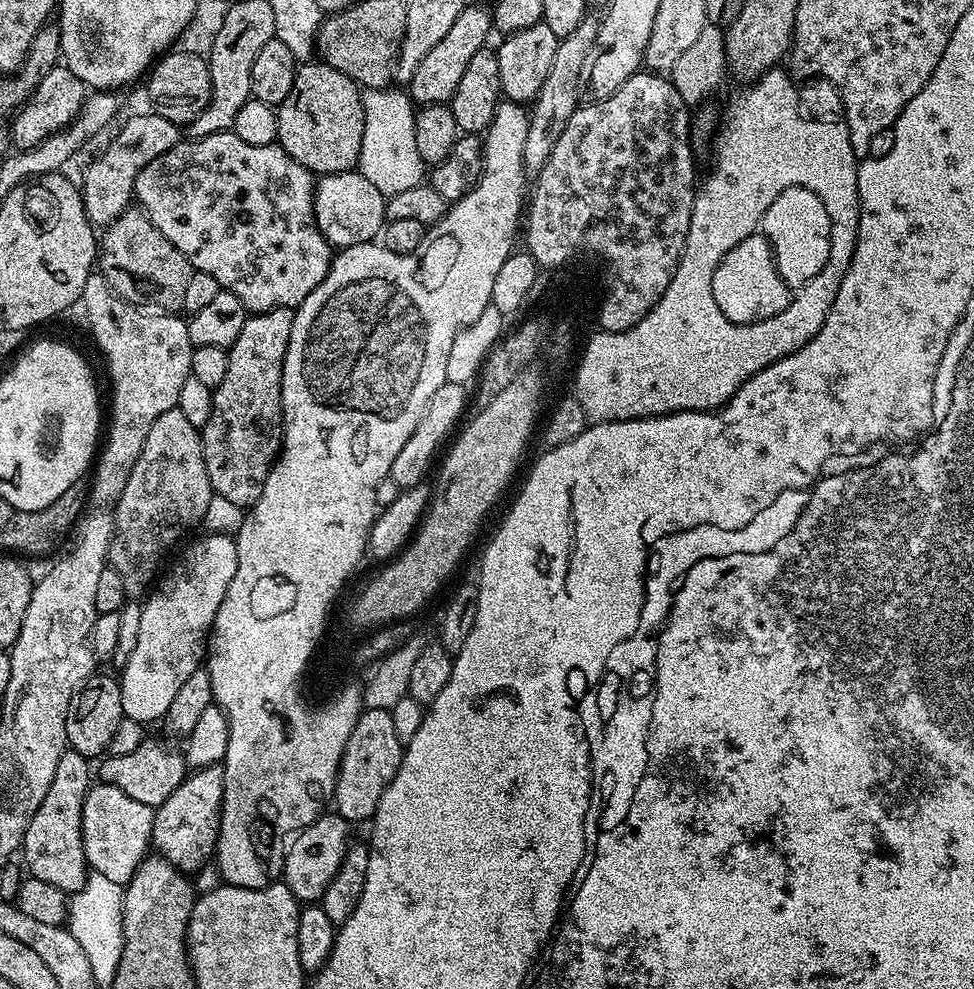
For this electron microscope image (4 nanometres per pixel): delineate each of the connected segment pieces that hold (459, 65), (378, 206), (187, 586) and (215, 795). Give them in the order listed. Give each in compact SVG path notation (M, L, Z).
M476 2L469 3L462 14L458 14L454 26L450 26L446 38L442 38L442 42L438 42L438 46L434 46L434 50L430 50L430 54L426 54L422 62L418 62L418 68L406 82L408 96L420 106L448 104L454 90L458 90L458 82L462 79L470 58L474 58L474 54L478 54L478 50L489 43L488 31L491 33L493 28L491 11L487 7L479 8Z
M359 170L335 172L332 176L320 176L314 198L316 225L333 249L370 244L381 235L386 223L385 203L386 196L369 179L364 178Z
M216 532L213 536L204 536L201 540L194 541L181 554L180 561L169 570L168 577L164 581L161 579L147 593L142 604L142 623L138 625L138 643L134 646L134 654L130 654L130 662L126 662L118 676L122 710L127 719L136 720L145 726L151 725L151 720L163 721L166 710L170 710L170 702L178 695L182 682L186 682L186 678L190 678L190 674L194 674L194 670L201 667L206 654L208 634L212 631L218 606L222 606L222 598L226 598L226 590L230 590L230 578L234 578L234 570L238 570L236 541L231 535L223 536Z
M219 764L189 771L183 782L156 807L151 847L155 855L185 874L195 874L213 859L220 833L224 769Z

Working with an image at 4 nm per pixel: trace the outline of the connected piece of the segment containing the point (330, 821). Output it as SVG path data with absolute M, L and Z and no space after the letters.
M322 814L310 826L301 828L291 837L284 854L282 883L296 895L297 901L316 902L326 890L330 878L338 870L350 843L349 821L335 814Z

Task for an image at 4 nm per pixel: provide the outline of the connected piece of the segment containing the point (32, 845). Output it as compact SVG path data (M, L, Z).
M71 750L64 751L62 758L58 758L50 790L46 790L42 806L38 806L34 818L30 818L22 845L22 864L27 875L42 878L42 882L50 882L66 894L77 892L90 871L82 846L82 802L94 780L93 769L91 772L88 764L89 757Z

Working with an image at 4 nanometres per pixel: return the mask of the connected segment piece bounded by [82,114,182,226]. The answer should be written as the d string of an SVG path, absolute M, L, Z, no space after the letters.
M145 114L132 116L120 128L120 133L108 144L108 149L101 154L100 160L92 160L84 172L82 195L88 221L94 226L113 224L122 215L134 198L136 176L158 154L166 154L182 139L181 129L166 118Z

